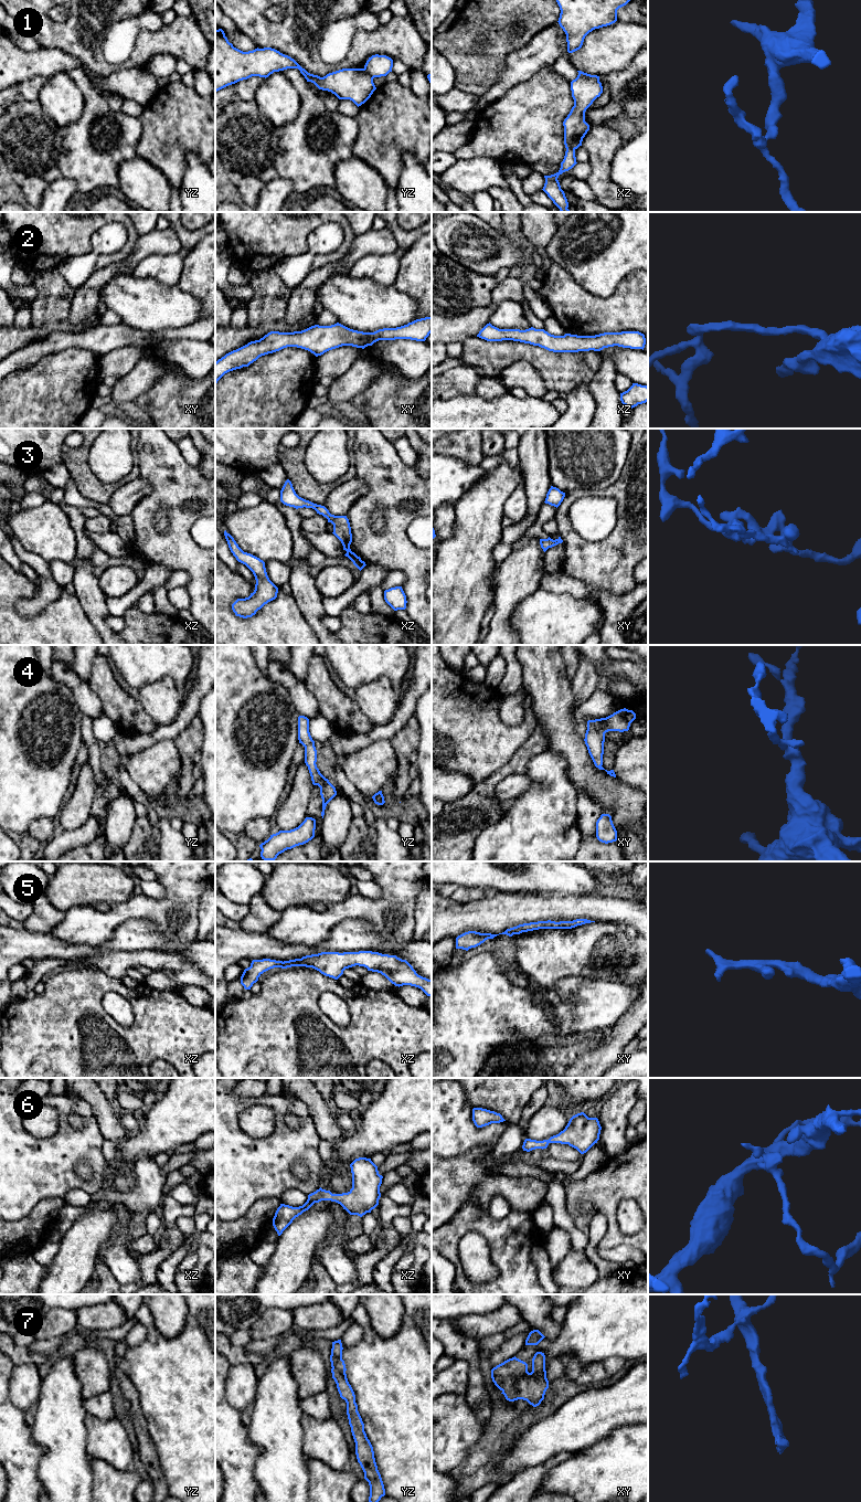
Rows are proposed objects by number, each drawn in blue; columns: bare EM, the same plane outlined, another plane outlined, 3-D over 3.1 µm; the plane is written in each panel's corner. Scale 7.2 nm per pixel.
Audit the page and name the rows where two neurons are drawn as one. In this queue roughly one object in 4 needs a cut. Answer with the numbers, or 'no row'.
1

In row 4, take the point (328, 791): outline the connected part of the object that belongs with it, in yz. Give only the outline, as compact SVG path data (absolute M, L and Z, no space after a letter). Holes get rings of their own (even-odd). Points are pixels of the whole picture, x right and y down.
M305 716L298 717L298 740L305 747L305 763L308 766L312 784L320 787L322 798L321 816L323 818L326 806L337 795L337 791L317 768L317 750L309 732L309 719Z

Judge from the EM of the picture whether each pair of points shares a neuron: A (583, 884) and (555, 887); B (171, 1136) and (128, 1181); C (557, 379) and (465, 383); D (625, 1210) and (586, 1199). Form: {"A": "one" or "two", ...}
{"A": "one", "B": "two", "C": "two", "D": "two"}

